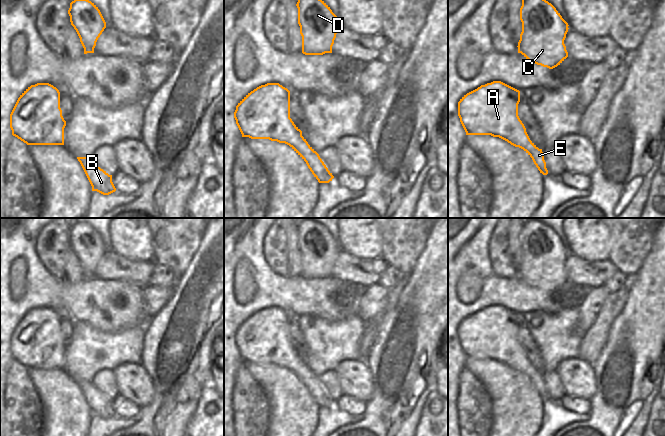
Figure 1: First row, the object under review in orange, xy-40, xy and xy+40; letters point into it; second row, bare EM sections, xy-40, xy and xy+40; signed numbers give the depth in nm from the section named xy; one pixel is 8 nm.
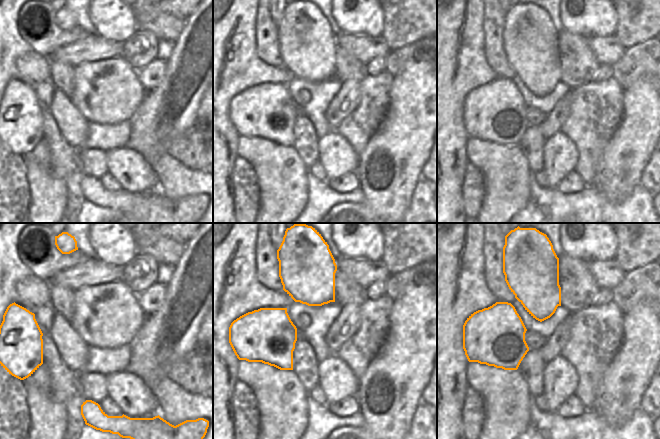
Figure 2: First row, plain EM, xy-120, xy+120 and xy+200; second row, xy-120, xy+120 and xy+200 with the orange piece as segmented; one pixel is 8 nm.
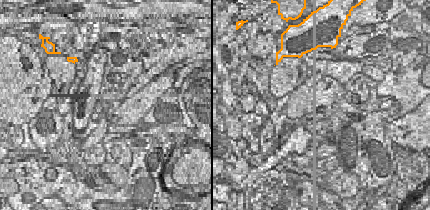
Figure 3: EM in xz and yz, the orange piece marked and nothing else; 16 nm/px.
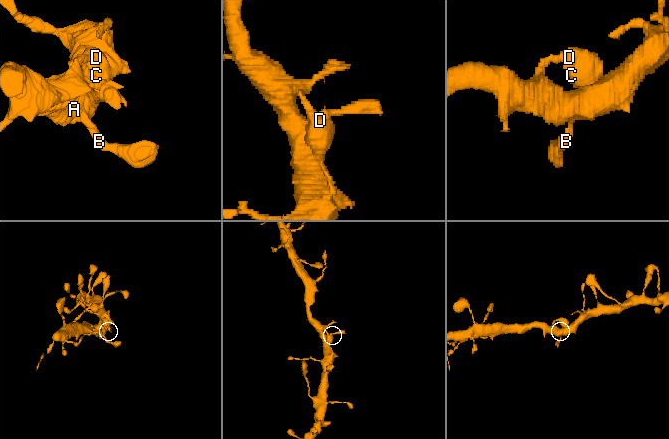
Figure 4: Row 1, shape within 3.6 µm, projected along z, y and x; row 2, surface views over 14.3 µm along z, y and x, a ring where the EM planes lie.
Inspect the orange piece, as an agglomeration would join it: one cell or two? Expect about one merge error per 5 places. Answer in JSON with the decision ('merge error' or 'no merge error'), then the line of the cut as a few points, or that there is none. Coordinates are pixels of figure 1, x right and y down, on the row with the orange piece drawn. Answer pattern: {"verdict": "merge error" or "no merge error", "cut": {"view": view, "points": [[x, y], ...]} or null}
{"verdict": "no merge error", "cut": null}

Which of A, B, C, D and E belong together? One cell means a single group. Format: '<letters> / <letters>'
A B C D E

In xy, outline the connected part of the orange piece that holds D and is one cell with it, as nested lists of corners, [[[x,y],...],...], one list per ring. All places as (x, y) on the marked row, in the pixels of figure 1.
[[[298,0],[298,24],[302,36],[302,53],[323,55],[332,53],[338,30],[338,17],[322,0]]]

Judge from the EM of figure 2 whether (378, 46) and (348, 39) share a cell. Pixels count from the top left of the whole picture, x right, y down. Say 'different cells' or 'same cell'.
same cell

